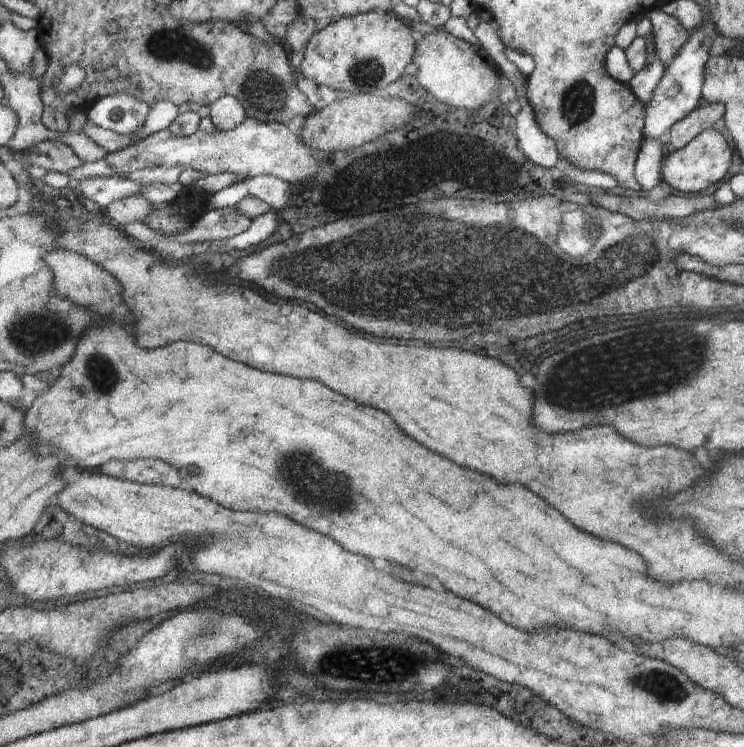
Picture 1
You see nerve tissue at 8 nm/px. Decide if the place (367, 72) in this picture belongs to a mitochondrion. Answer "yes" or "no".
yes

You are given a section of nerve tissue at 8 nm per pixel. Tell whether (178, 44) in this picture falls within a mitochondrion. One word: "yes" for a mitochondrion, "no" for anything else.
yes

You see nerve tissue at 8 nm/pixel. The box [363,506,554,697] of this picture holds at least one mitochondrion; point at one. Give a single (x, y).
(411, 661)

